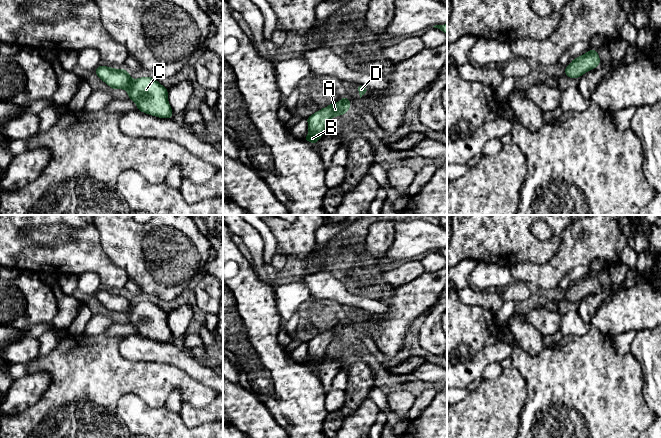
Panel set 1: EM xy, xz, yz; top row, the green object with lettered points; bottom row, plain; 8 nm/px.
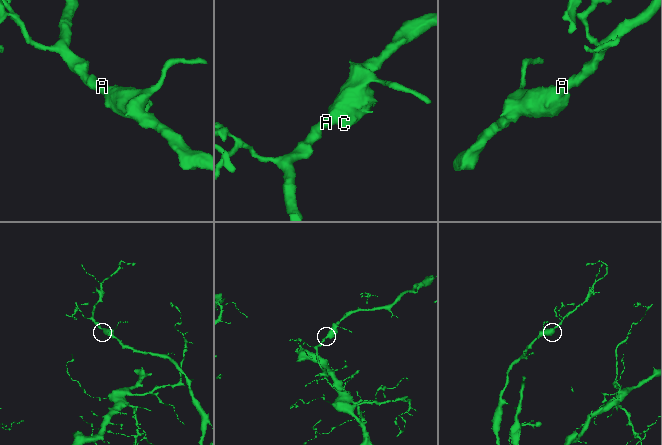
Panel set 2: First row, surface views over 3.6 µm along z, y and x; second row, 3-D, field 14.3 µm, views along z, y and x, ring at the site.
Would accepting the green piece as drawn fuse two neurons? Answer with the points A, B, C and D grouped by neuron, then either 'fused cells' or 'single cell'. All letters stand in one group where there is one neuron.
A B C D | single cell

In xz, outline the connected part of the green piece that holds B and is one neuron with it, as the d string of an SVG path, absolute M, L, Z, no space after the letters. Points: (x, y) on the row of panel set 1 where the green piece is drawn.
M343 95L339 103L334 102L307 117L309 134L303 140L317 144L326 131L328 121L333 117L347 113L350 110L350 106L350 100Z

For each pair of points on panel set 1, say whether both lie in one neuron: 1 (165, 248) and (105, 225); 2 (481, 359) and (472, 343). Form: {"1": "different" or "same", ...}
{"1": "same", "2": "different"}

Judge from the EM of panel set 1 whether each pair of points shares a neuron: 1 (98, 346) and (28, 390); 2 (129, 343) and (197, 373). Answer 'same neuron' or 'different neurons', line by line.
1: different neurons
2: same neuron

